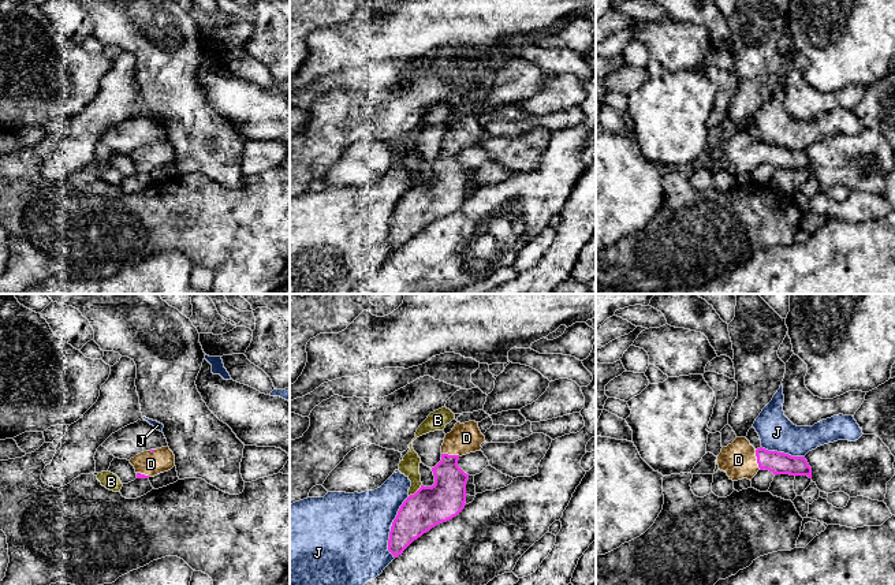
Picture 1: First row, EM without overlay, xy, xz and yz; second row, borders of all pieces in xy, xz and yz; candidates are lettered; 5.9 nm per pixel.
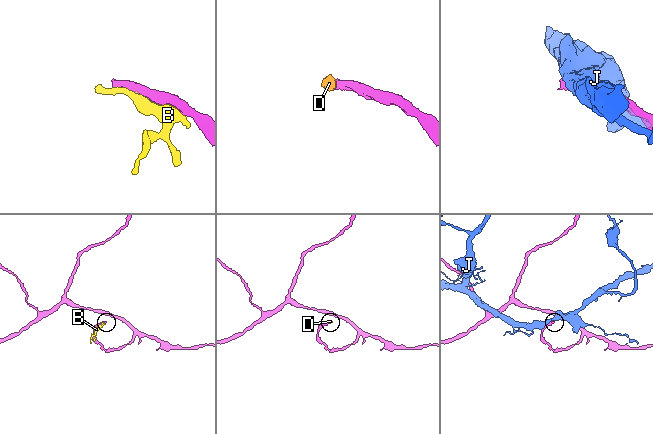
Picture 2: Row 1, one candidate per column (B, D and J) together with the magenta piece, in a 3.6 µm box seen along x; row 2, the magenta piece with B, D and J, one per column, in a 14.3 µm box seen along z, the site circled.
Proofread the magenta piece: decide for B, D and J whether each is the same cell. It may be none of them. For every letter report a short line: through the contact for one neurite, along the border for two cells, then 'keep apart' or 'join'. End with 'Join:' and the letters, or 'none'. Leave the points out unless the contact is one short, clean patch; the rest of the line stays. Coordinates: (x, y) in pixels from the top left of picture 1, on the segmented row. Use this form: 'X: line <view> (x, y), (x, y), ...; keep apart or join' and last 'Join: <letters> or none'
B: keep apart
D: line yz (776, 462), (757, 459), (738, 459); join
J: keep apart
Join: D

